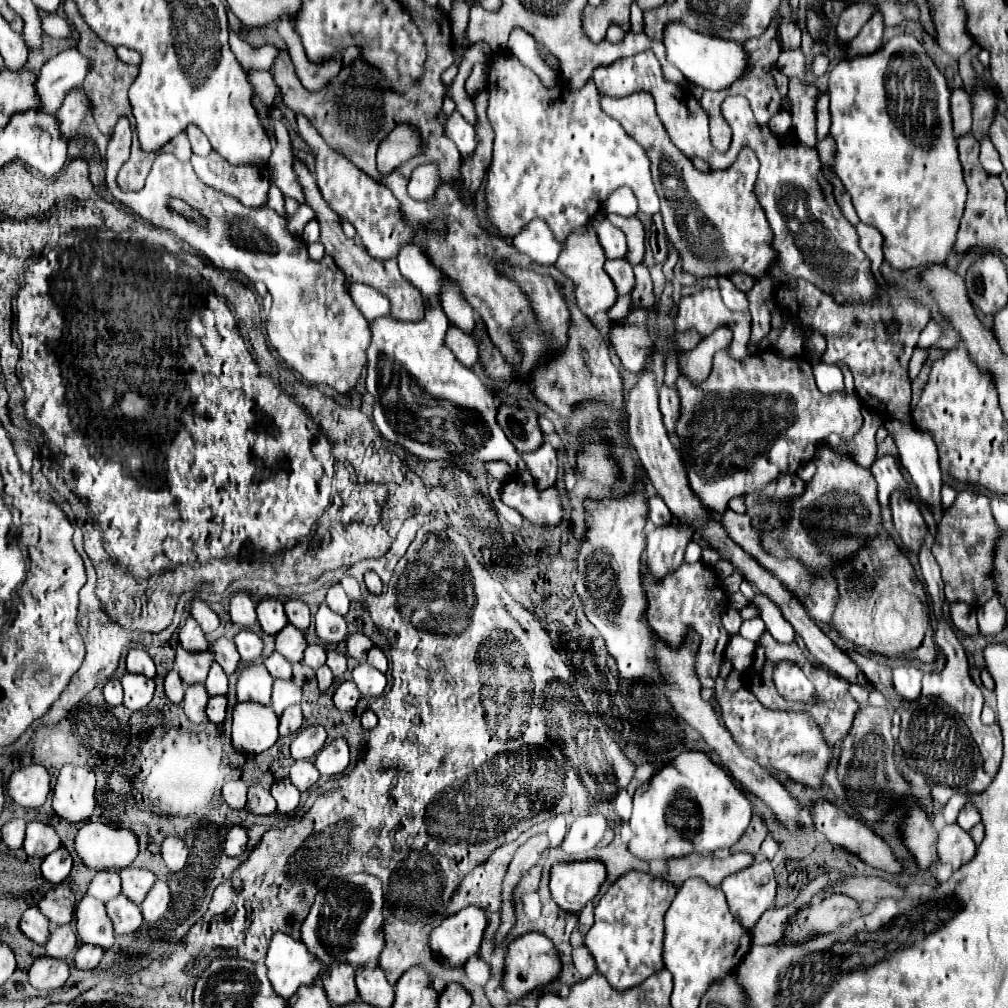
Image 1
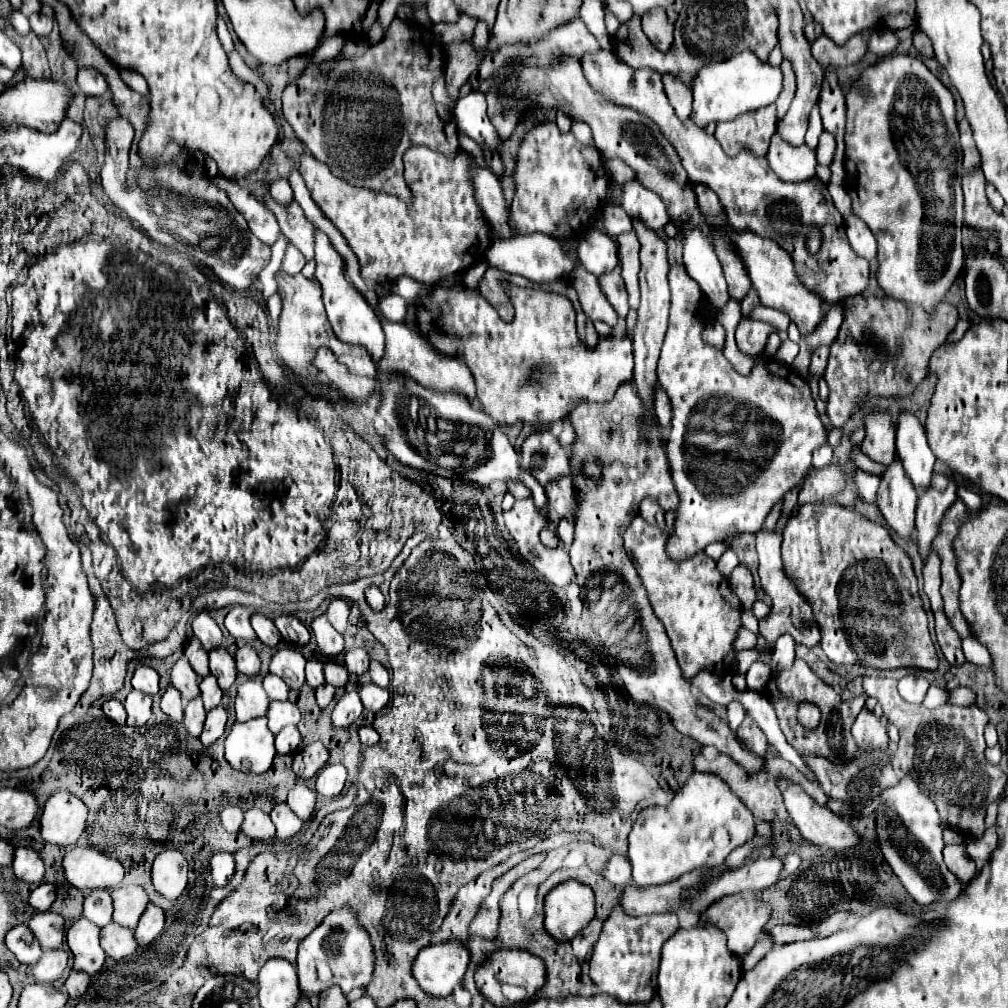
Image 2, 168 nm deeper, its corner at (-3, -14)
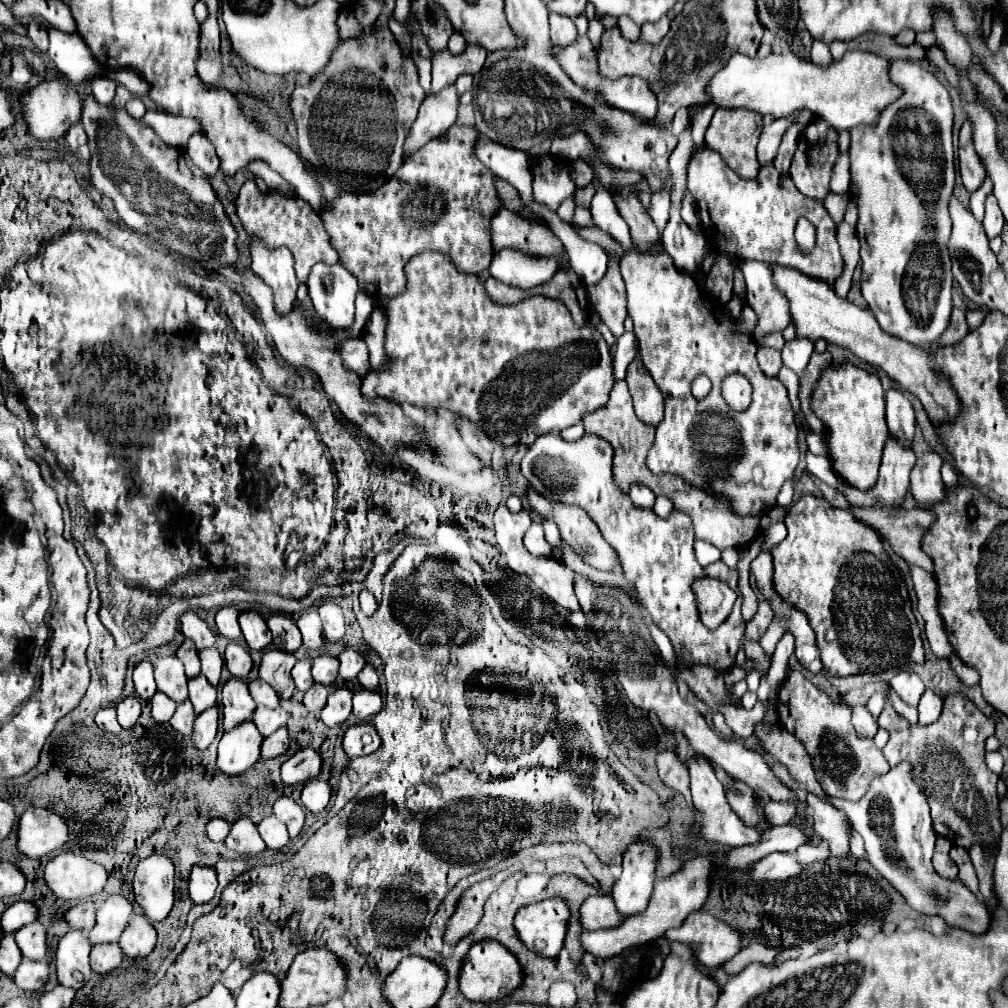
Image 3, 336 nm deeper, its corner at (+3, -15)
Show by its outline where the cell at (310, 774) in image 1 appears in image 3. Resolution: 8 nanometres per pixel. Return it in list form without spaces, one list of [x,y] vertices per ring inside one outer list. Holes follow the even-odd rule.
[[[279,797],[273,805],[273,815],[287,825],[291,839],[299,837],[299,833],[303,829],[303,823],[305,823],[305,813],[303,813],[301,805],[297,805],[289,797]]]

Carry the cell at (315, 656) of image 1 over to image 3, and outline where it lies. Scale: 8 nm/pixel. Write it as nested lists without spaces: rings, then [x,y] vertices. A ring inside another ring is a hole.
[[[297,661],[297,665],[291,671],[291,677],[295,681],[295,687],[305,693],[313,685],[313,679],[311,679],[311,663],[309,661]]]

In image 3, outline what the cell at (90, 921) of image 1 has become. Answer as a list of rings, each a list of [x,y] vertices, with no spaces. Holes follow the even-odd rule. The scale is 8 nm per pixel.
[[[69,931],[57,947],[57,981],[71,989],[81,989],[91,979],[89,967],[89,951],[87,933],[85,931]]]

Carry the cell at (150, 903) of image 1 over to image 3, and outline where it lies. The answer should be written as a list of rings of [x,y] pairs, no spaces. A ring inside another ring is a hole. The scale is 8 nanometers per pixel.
[[[133,915],[119,939],[119,947],[129,959],[145,959],[157,943],[157,933],[145,915]]]

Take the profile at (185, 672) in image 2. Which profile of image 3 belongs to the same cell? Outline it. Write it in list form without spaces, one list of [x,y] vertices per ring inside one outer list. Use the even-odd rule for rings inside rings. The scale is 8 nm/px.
[[[175,655],[157,659],[155,665],[155,683],[157,689],[163,691],[175,703],[183,703],[187,699],[187,677],[183,671],[183,663]]]

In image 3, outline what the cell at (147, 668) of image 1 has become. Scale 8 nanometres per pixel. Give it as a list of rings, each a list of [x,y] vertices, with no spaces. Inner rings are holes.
[[[141,661],[133,669],[133,683],[135,683],[135,693],[141,699],[151,699],[155,695],[155,679],[153,679],[153,667],[149,661]]]

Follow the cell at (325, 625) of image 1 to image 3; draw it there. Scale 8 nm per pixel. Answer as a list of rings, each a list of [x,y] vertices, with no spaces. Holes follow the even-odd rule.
[[[305,611],[295,619],[295,625],[301,631],[303,637],[303,645],[309,649],[319,649],[325,639],[323,639],[323,627],[321,627],[321,619],[317,611]]]

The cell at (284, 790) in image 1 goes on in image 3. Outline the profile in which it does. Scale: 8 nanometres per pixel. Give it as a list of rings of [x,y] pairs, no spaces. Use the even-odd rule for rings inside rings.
[[[273,815],[263,819],[259,825],[259,835],[263,837],[267,849],[271,851],[279,851],[289,843],[289,835],[287,835],[287,827],[283,827],[283,823],[279,823]]]

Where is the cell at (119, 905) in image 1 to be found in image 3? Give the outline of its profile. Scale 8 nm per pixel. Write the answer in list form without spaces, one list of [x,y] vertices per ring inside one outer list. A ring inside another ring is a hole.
[[[107,943],[91,949],[91,971],[95,975],[105,975],[117,969],[121,963],[123,963],[123,953],[119,951],[117,943]]]

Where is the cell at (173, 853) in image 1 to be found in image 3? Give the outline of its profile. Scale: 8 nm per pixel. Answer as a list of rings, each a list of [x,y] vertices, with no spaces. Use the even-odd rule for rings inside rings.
[[[153,853],[139,861],[133,877],[133,895],[151,921],[161,921],[173,907],[175,867],[169,857]]]

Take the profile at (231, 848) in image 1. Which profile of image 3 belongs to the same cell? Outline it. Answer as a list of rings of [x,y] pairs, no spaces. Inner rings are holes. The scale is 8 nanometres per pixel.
[[[195,867],[189,875],[189,899],[191,903],[209,903],[217,889],[217,875],[213,867]]]

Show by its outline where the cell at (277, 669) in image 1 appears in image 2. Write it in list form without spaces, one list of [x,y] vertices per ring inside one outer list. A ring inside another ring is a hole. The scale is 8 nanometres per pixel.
[[[267,674],[263,678],[263,688],[271,700],[287,700],[287,696],[289,696],[287,684],[275,674]]]

